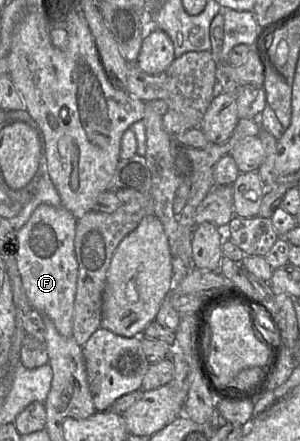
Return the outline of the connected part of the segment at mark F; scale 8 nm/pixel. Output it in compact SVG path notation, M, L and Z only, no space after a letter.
M39 205L28 222L17 231L17 264L22 285L33 309L49 317L57 331L64 337L73 337L73 311L77 289L78 262L74 239L77 219L63 206Z

